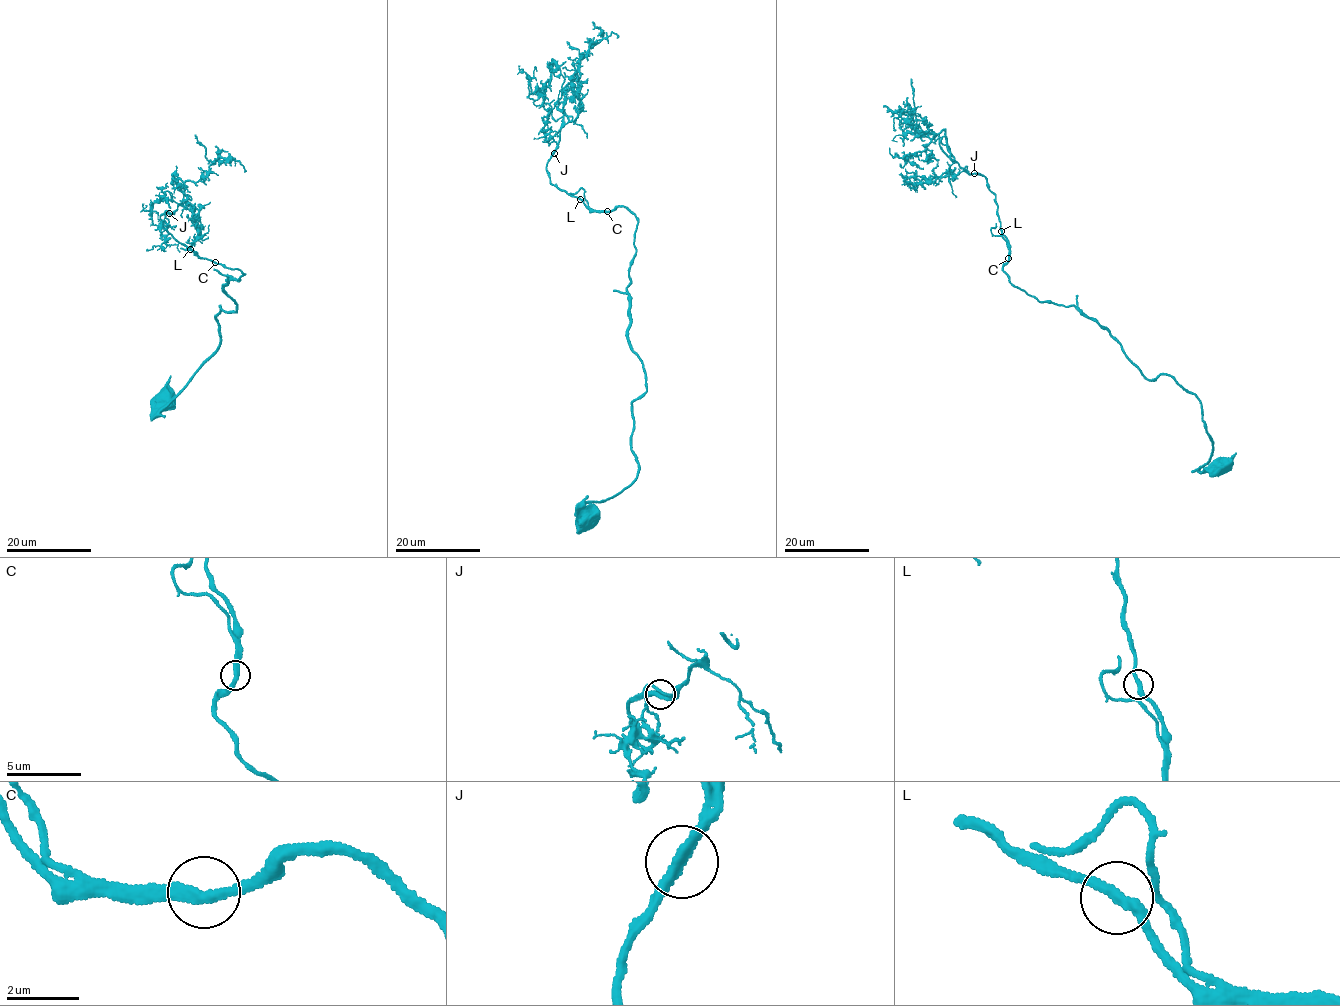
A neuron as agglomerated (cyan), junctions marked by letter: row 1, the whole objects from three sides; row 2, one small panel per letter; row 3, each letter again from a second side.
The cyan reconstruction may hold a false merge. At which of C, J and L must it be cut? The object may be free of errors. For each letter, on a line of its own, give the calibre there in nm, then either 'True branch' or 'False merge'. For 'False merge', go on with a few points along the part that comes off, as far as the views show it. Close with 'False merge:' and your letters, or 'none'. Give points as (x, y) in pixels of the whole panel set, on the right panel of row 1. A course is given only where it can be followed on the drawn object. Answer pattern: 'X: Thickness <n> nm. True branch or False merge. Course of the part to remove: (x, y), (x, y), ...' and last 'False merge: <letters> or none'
C: Thickness 280 nm. True branch
J: Thickness 280 nm. True branch
L: Thickness 280 nm. True branch
False merge: none

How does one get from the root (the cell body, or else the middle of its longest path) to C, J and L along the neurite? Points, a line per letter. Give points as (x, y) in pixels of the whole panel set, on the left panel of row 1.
C: (164, 399), (168, 405), (217, 349), (220, 306), (236, 312), (224, 283), (244, 274), (215, 262)
J: (164, 399), (217, 349), (220, 306), (236, 309), (224, 283), (244, 274), (175, 239), (160, 218), (169, 213)
L: (164, 399), (168, 405), (217, 349), (220, 306), (236, 309), (224, 283), (244, 275), (190, 249)

